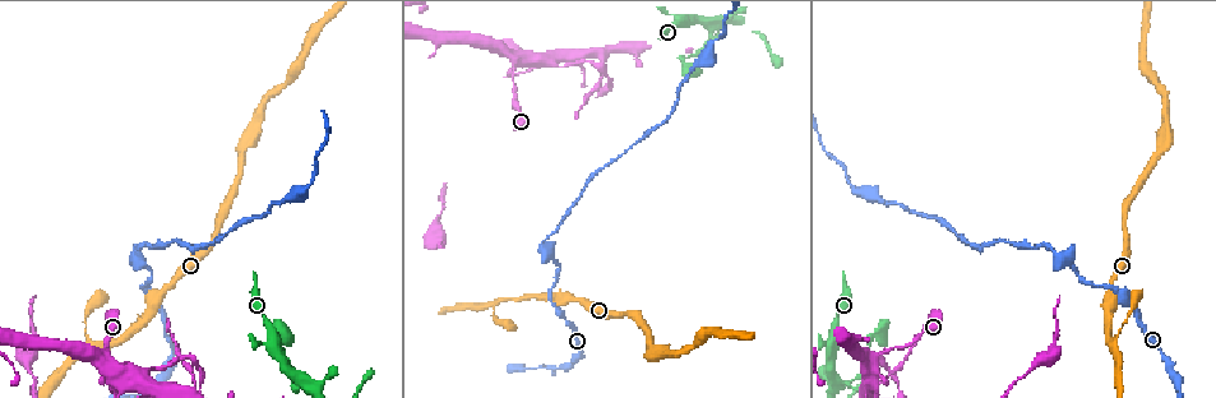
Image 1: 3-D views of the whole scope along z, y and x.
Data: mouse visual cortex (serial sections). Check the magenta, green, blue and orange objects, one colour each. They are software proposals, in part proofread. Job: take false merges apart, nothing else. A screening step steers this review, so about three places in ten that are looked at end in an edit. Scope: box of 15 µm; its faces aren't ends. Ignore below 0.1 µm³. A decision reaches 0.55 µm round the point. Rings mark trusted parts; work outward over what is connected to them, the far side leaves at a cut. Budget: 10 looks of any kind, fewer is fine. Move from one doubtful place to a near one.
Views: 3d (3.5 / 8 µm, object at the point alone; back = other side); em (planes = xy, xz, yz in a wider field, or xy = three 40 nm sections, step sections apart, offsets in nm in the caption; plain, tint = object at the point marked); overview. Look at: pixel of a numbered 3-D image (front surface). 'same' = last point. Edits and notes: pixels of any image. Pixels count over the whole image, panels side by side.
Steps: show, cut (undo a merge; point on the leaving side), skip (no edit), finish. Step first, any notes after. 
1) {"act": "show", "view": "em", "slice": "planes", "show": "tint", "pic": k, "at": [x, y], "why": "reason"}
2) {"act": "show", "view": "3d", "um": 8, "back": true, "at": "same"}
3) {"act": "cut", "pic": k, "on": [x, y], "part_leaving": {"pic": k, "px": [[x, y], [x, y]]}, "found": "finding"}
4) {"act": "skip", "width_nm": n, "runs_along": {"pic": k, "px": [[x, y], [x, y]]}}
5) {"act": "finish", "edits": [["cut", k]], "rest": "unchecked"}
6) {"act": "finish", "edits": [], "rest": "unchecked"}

{"act": "show", "view": "3d", "um": 8, "pic": 1, "at": [96, 343], "why": "arms part here"}

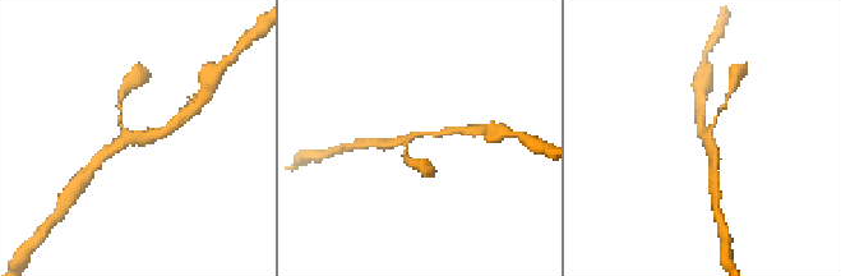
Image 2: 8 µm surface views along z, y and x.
{"act": "show", "view": "em", "slice": "xy", "step": 1, "show": "tint", "pic": 2, "at": [418, 137], "arms": 3, "arm_widths_nm": [100, 200, 250]}

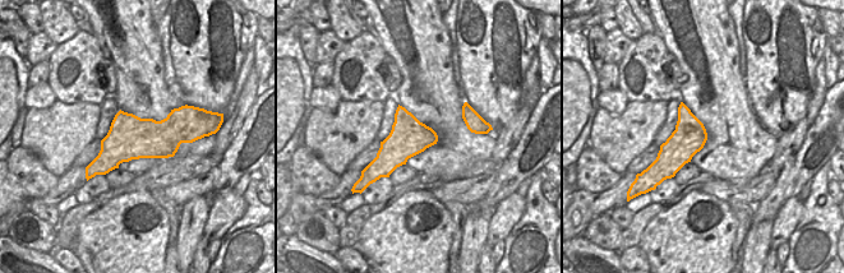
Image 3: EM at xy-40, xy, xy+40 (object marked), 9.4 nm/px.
{"act": "skip", "runs_along": {"pic": 2, "px": [[167, 129], [133, 136], [101, 155]]}, "found": "one cell here"}

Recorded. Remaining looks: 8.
{"act": "show", "view": "3d", "um": 3.5, "pic": 1, "at": [1050, 248], "why": "sharp bend"}

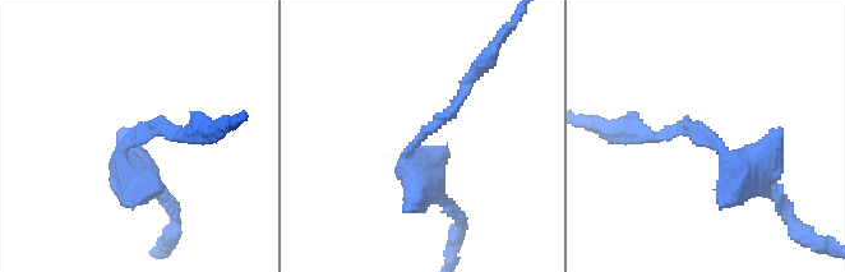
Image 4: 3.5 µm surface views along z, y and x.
{"act": "show", "view": "em", "slice": "xy", "step": 3, "show": "tint", "pic": 4, "at": [708, 141], "arm_widths_nm": [150, 400], "why": "now the EM"}

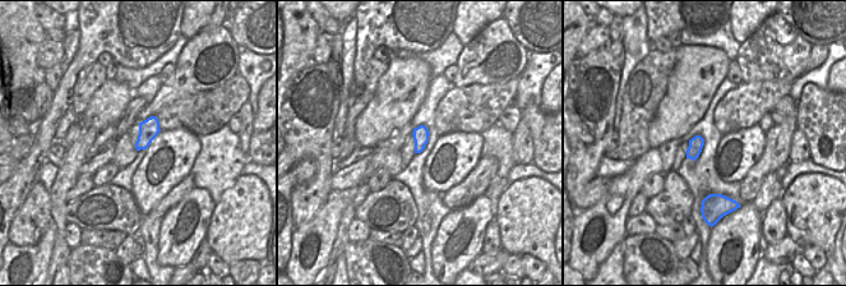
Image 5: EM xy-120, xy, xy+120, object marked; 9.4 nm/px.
{"act": "show", "view": "em", "slice": "planes", "show": "tint", "at": "same", "why": "cut it another way"}

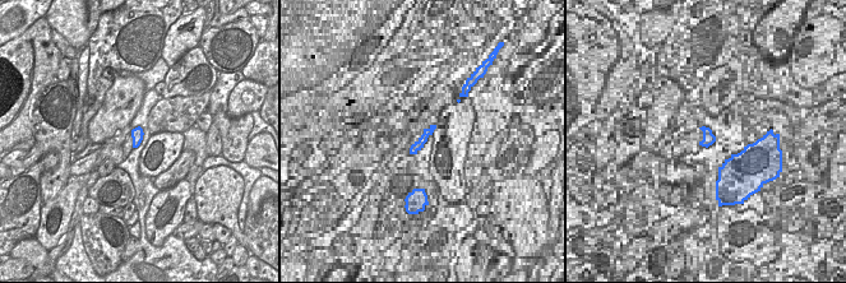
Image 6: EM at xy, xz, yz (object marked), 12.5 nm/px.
{"act": "skip", "runs_along": {"pic": 4, "px": [[770, 187], [701, 132], [651, 136]]}, "found": "continuous, no second cell"}

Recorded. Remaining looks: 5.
{"act": "show", "view": "3d", "um": 3.5, "pic": 1, "at": [1178, 392], "why": "thick turns thin"}

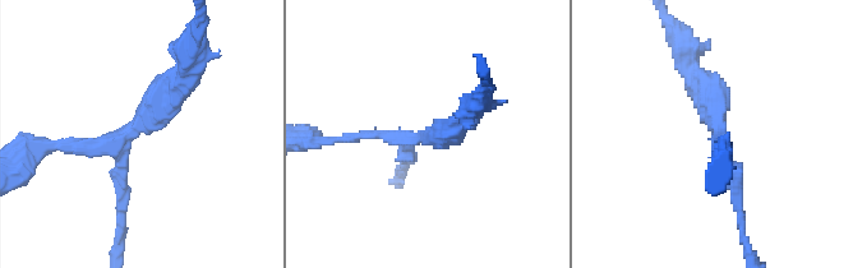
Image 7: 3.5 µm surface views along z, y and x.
{"act": "show", "view": "em", "slice": "xy", "step": 2, "show": "tint", "pic": 7, "at": [721, 131], "why": "now the EM"}

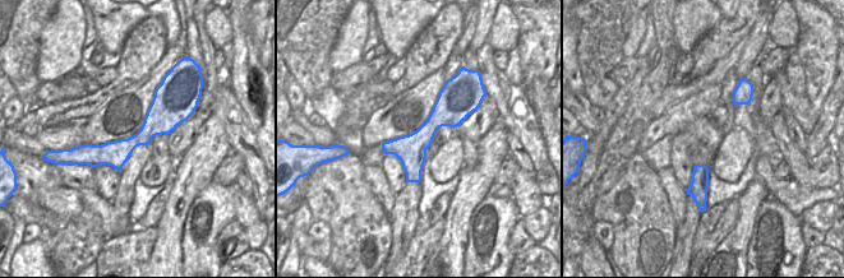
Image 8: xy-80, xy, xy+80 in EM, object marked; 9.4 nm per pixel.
{"act": "skip", "runs_along": {"pic": 7, "px": [[187, 66], [120, 141], [58, 144]]}, "found": "continuous, no second cell"}

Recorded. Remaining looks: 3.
{"act": "show", "view": "3d", "um": 3.5, "pic": 1, "at": [181, 360], "why": "narrows sharply"}

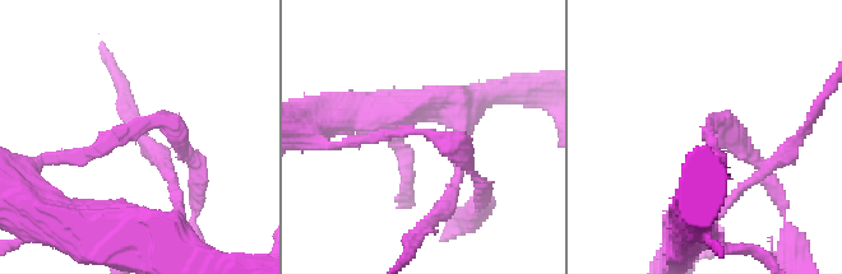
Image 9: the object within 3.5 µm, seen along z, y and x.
{"act": "show", "view": "em", "slice": "xy", "step": 1, "show": "plain", "pic": 9, "at": [419, 132], "why": "shape alone is not enough"}

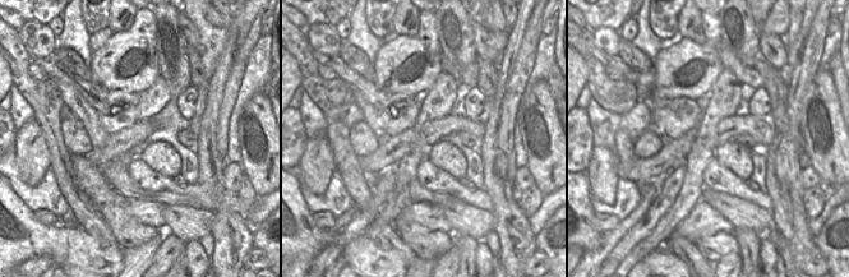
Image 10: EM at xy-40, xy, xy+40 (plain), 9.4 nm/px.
{"act": "show", "view": "em", "slice": "xy", "step": 1, "show": "tint", "at": "same"}

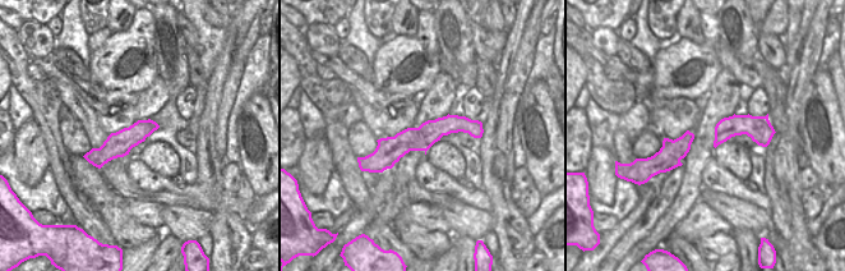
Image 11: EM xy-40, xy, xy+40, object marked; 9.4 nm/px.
{"act": "skip", "runs_along": {"pic": 11, "px": [[478, 129], [442, 125], [372, 157]]}, "found": "one cell here"}

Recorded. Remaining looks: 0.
{"act": "finish", "edits": [], "rest": "unchecked"}

